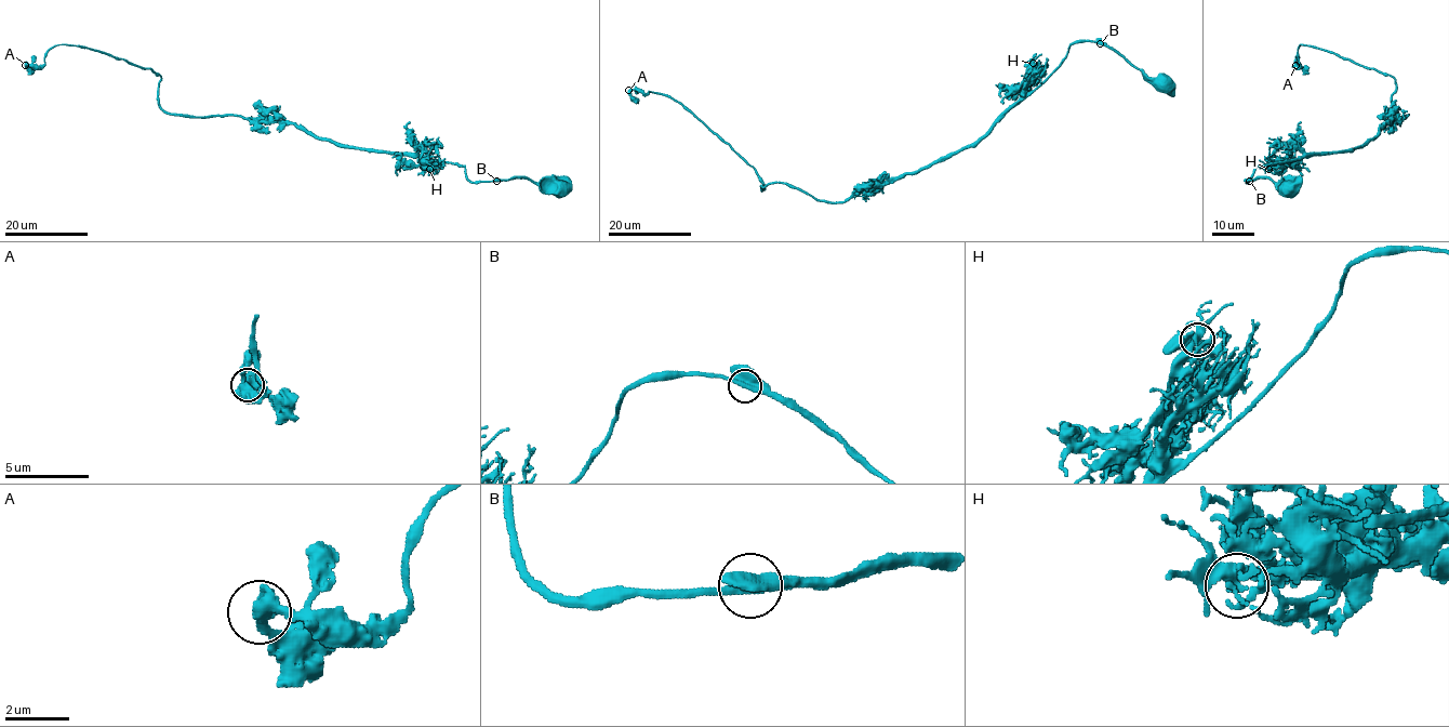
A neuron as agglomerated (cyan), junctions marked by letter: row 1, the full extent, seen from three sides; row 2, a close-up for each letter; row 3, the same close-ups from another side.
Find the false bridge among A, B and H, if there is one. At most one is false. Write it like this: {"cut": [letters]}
{"cut": []}

